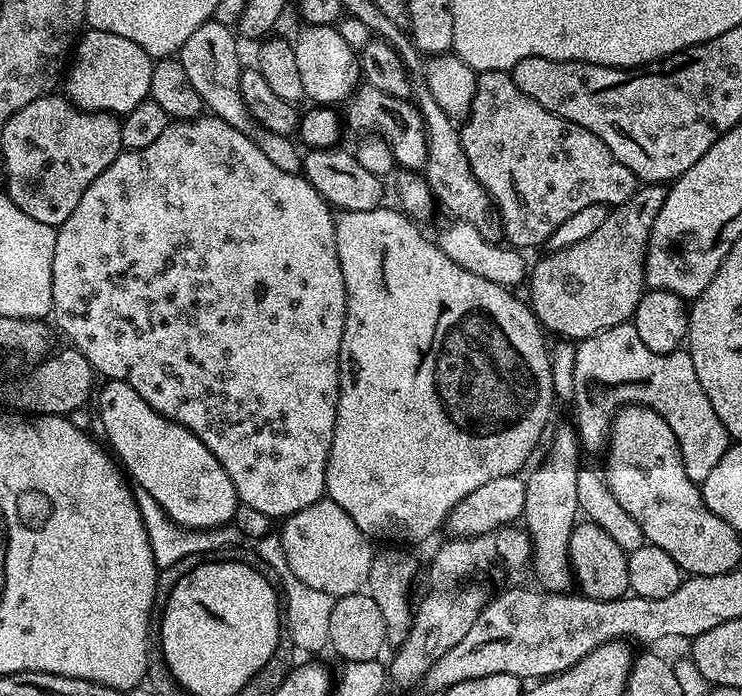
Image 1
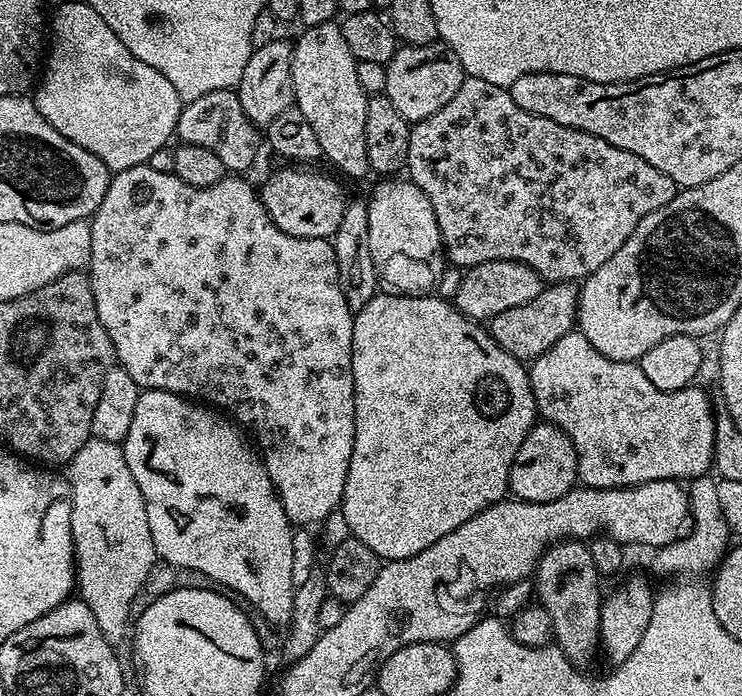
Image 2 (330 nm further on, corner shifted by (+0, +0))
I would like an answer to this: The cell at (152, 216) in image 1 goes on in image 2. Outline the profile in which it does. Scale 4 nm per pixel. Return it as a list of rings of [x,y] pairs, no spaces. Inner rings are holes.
[[[147,164],[122,170],[109,179],[106,194],[98,210],[92,213],[90,223],[90,262],[86,271],[94,290],[94,306],[98,310],[98,318],[110,334],[110,342],[116,351],[116,364],[124,368],[130,378],[134,378],[141,390],[153,388],[173,392],[193,402],[203,402],[227,414],[237,425],[247,429],[255,447],[262,453],[270,482],[280,495],[282,506],[293,525],[312,526],[308,524],[326,519],[335,508],[337,511],[344,499],[350,454],[354,450],[354,313],[340,285],[338,258],[334,254],[331,239],[294,238],[278,230],[270,214],[266,214],[259,191],[255,187],[251,188],[239,175],[228,174],[224,179],[214,182],[214,186],[199,188],[182,182],[182,178],[178,178],[175,172],[150,170]]]

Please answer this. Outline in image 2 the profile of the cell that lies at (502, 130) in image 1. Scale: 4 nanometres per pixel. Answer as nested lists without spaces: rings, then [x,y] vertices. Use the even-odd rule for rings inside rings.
[[[465,75],[462,86],[454,93],[454,98],[438,110],[438,114],[430,114],[430,118],[415,121],[411,125],[412,133],[410,134],[410,154],[406,165],[407,175],[411,181],[416,183],[418,189],[430,200],[433,206],[434,214],[437,216],[438,230],[441,232],[441,242],[444,246],[444,254],[449,265],[457,264],[460,270],[467,270],[478,266],[482,262],[494,262],[495,260],[513,260],[522,262],[530,266],[540,276],[540,279],[548,284],[566,284],[569,282],[583,282],[585,278],[606,258],[634,234],[634,226],[646,218],[654,210],[666,206],[676,196],[678,185],[675,184],[662,170],[650,166],[638,154],[630,150],[622,150],[618,146],[610,146],[602,138],[594,134],[586,134],[582,130],[574,130],[570,126],[558,126],[558,122],[550,122],[550,118],[542,118],[538,114],[530,114],[510,98],[508,89],[494,86],[494,82],[486,82],[482,78],[474,78]]]

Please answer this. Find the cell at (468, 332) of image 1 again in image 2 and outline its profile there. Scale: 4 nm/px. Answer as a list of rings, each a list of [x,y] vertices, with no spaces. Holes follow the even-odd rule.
[[[378,294],[354,313],[352,325],[352,373],[354,374],[354,450],[350,454],[350,470],[346,474],[342,513],[355,539],[362,541],[381,561],[410,558],[426,546],[434,546],[438,538],[446,538],[450,530],[458,530],[462,522],[474,518],[491,504],[497,504],[509,495],[508,479],[514,454],[526,438],[526,434],[537,423],[538,413],[534,394],[530,386],[528,368],[516,360],[498,342],[494,342],[491,331],[483,323],[471,320],[460,313],[451,299],[443,300],[439,294],[424,296],[394,296]]]

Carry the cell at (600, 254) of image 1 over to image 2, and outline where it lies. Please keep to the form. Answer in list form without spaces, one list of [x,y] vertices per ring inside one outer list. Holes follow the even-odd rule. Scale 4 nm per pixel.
[[[575,283],[548,284],[533,298],[526,302],[526,306],[514,306],[514,310],[502,310],[490,321],[490,331],[494,342],[506,350],[516,360],[531,362],[538,359],[558,338],[562,338],[568,332],[577,327],[576,323],[576,302],[578,299],[578,288]]]

